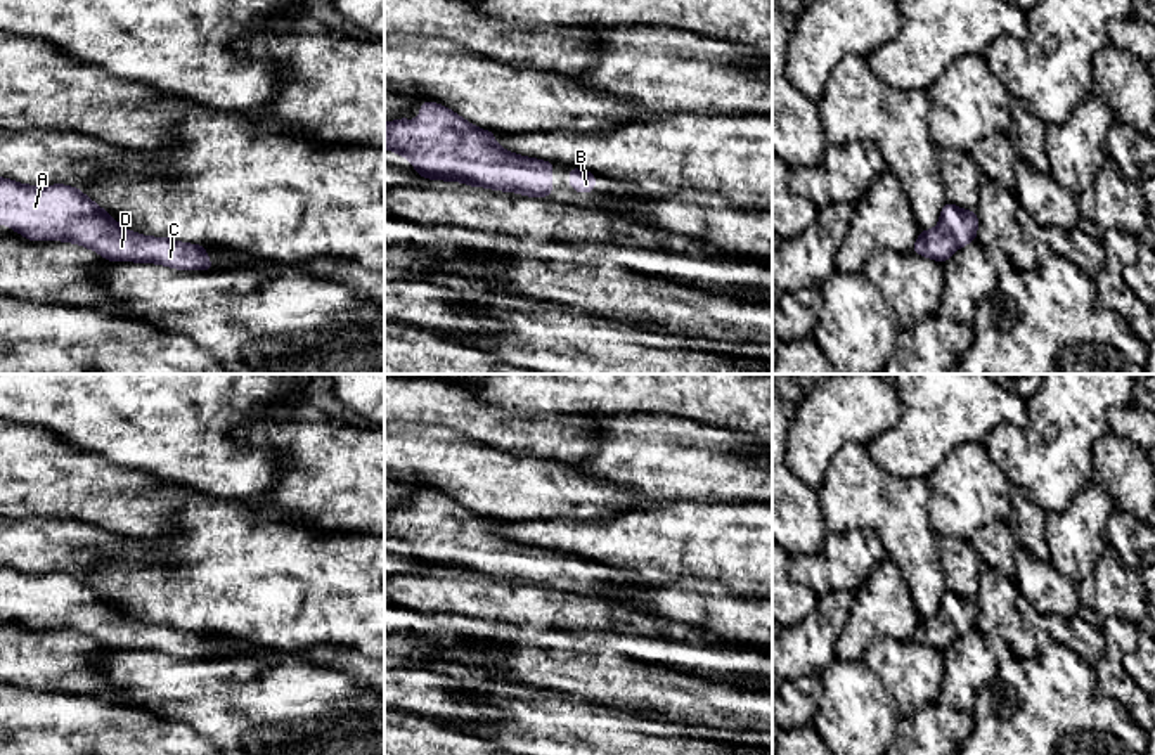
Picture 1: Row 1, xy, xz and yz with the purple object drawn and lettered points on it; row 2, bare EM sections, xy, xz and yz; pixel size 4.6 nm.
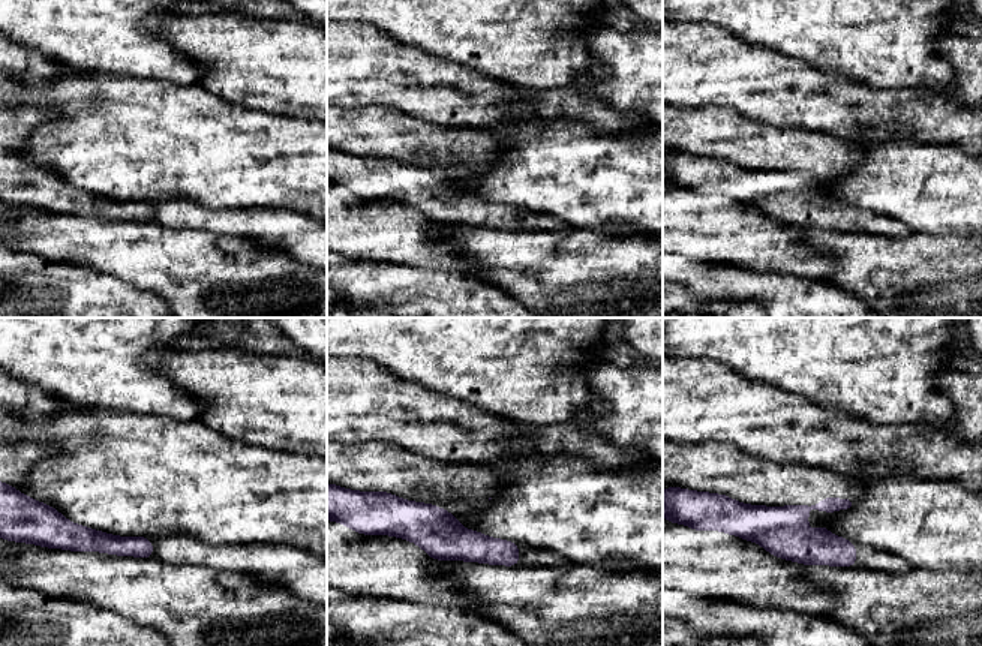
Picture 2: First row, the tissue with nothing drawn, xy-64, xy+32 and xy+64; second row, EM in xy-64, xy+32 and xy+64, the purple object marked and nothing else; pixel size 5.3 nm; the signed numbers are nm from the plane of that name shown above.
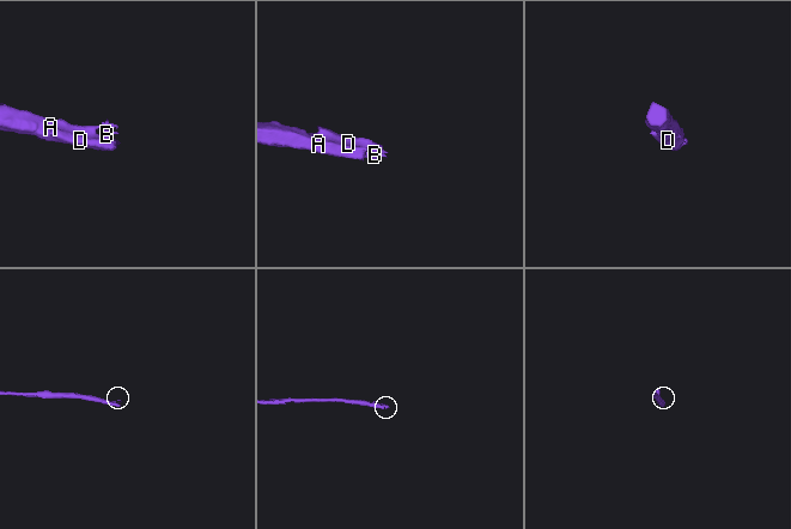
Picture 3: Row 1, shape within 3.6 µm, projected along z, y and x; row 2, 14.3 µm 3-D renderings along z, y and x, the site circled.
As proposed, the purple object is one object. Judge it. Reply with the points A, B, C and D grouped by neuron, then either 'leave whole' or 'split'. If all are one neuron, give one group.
A B C D; leave whole

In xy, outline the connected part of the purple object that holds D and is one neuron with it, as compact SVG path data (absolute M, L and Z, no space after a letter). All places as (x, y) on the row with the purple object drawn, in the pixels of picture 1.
M0 177L0 223L23 234L28 241L66 241L90 248L107 261L159 263L178 270L215 268L206 255L206 246L135 234L121 227L80 189L64 184L40 187Z

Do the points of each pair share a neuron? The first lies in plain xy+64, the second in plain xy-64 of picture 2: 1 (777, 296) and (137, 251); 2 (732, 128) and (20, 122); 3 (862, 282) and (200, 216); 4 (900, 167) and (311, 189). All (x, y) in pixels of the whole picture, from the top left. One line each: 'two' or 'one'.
1: two
2: one
3: two
4: one

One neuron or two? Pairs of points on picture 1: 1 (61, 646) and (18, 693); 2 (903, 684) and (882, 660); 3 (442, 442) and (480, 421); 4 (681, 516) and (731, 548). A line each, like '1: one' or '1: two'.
1: two
2: one
3: two
4: one

